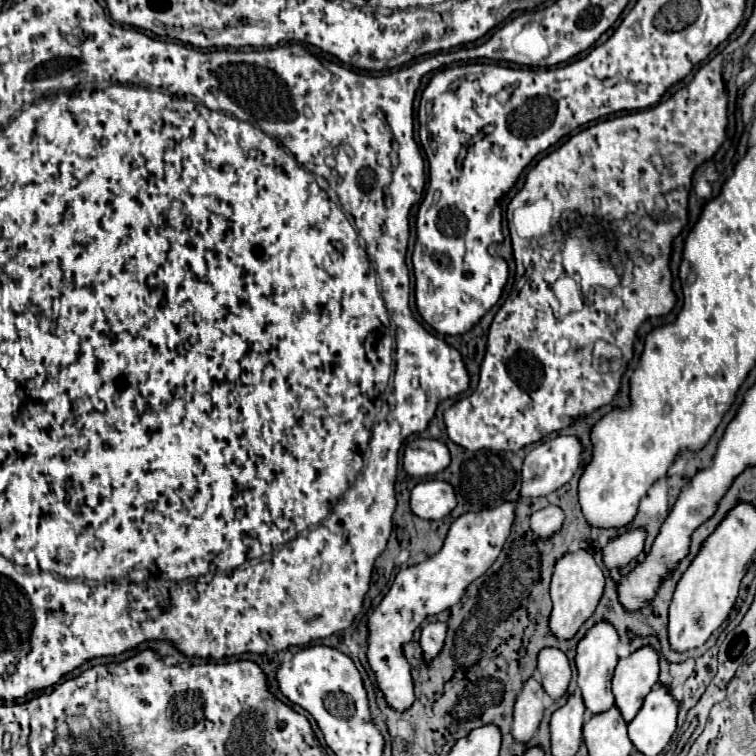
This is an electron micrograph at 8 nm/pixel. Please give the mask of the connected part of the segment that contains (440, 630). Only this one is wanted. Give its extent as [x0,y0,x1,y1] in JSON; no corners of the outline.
[421,622,447,658]

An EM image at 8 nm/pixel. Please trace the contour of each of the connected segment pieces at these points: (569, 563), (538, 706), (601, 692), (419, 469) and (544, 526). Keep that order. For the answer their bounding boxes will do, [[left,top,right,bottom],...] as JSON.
[[549,550,605,638],[513,676,545,742],[575,620,619,714],[403,438,449,476],[531,506,563,538]]

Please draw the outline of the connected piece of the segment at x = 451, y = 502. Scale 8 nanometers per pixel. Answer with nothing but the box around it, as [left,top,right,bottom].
[411,482,455,520]

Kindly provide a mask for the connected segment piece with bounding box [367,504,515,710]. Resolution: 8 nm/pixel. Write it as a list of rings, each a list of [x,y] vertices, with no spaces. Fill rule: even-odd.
[[[501,504],[491,510],[467,512],[459,516],[451,524],[443,548],[421,564],[401,568],[401,572],[395,576],[391,590],[371,614],[367,660],[377,676],[379,688],[383,690],[389,706],[393,706],[395,710],[407,710],[415,698],[411,666],[403,654],[403,644],[407,644],[413,638],[413,632],[427,616],[439,614],[455,606],[461,600],[465,588],[497,560],[509,536],[513,518],[513,504]]]

